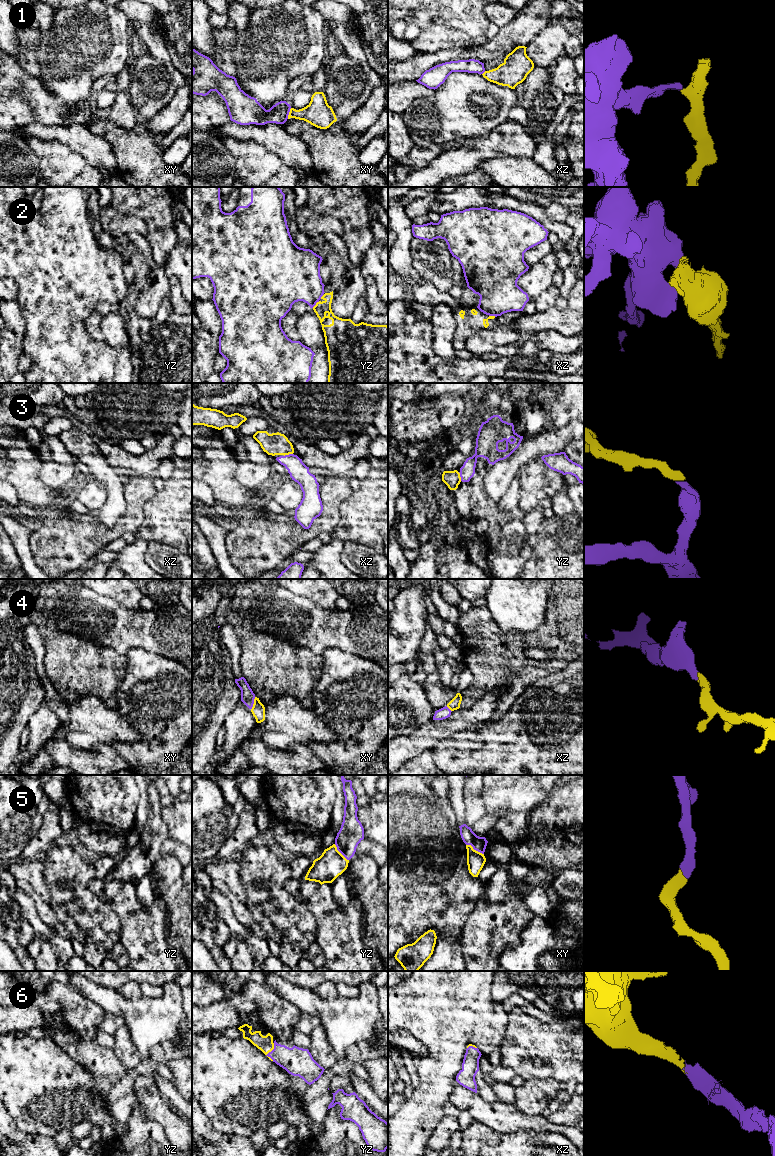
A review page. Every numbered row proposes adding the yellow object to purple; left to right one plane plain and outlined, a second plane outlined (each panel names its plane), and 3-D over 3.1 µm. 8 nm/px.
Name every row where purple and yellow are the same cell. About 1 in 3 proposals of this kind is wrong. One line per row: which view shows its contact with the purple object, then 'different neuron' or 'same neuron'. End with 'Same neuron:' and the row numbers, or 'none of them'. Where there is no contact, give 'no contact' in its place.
1: meets purple in xy; different neuron
2: meets purple in yz; different neuron
3: meets purple in xz; same neuron
4: meets purple in xy; same neuron
5: meets purple in xy; same neuron
6: meets purple in yz; same neuron
Same neuron: 3, 4, 5, 6

